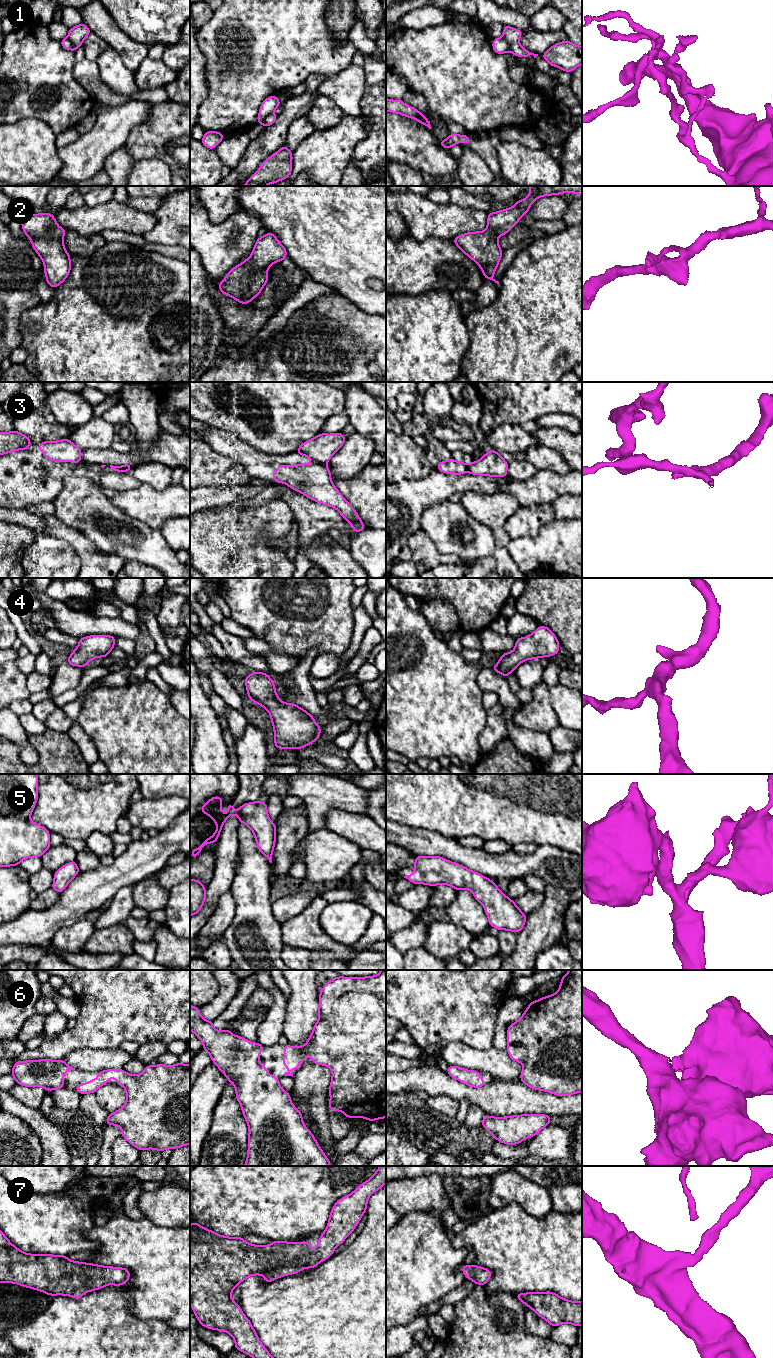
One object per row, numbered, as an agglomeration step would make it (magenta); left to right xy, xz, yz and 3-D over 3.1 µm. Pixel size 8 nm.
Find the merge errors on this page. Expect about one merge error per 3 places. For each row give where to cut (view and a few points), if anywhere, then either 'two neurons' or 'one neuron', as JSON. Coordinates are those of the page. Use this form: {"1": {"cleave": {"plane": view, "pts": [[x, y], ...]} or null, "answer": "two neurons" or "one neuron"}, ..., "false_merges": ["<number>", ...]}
{"1": {"cleave": {"plane": "xz", "pts": [[272, 112], [265, 118], [263, 124]]}, "answer": "two neurons"}, "2": {"cleave": null, "answer": "one neuron"}, "3": {"cleave": {"plane": "xz", "pts": [[313, 461], [325, 465]]}, "answer": "two neurons"}, "4": {"cleave": null, "answer": "one neuron"}, "5": {"cleave": null, "answer": "one neuron"}, "6": {"cleave": null, "answer": "one neuron"}, "7": {"cleave": null, "answer": "one neuron"}, "false_merges": ["1", "3"]}

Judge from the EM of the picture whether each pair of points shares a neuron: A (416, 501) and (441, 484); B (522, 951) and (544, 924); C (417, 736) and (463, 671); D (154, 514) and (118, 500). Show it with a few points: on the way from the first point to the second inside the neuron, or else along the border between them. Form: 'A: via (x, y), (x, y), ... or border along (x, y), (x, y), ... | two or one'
A: via (422, 495), (435, 488) | one
B: via (529, 944), (540, 931) | one
C: via (417, 720), (417, 717), (447, 687) | one
D: via (145, 505), (143, 503), (127, 501) | one

